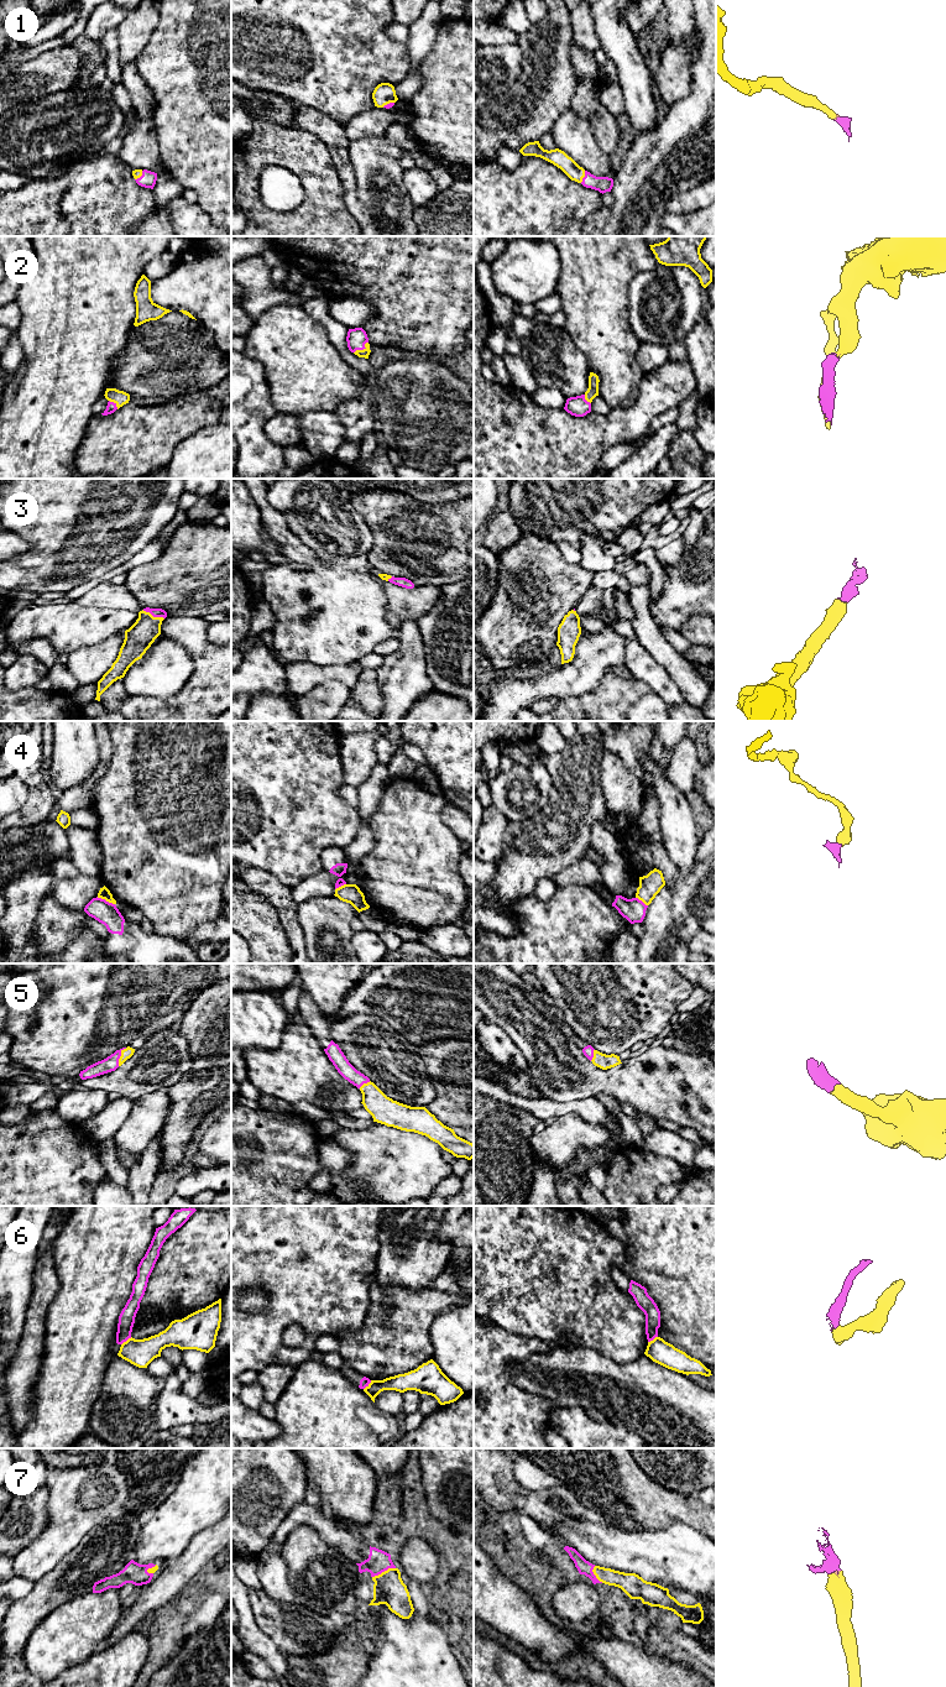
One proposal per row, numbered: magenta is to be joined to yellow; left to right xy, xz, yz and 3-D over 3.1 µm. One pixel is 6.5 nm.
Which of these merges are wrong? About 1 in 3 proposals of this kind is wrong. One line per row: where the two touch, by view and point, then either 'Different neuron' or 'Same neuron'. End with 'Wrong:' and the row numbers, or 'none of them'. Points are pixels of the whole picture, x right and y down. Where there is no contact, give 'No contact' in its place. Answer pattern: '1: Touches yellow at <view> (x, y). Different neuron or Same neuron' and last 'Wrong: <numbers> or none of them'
1: Touches yellow at yz (583, 177). Same neuron
2: Touches yellow at xz (361, 350). Same neuron
3: Touches yellow at xy (152, 616). Same neuron
4: Touches yellow at xy (105, 899). Different neuron
5: Touches yellow at xy (120, 1056). Same neuron
6: Touches yellow at xy (127, 1340). Different neuron
7: Touches yellow at xz (385, 1571). Same neuron
Wrong: 4, 6

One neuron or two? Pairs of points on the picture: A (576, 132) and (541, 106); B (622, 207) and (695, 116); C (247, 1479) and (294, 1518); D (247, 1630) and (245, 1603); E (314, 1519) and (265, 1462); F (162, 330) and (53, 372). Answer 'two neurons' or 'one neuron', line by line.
A: two neurons
B: one neuron
C: two neurons
D: one neuron
E: two neurons
F: two neurons

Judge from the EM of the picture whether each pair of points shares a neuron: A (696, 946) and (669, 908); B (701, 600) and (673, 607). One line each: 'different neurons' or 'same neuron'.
A: different neurons
B: same neuron

